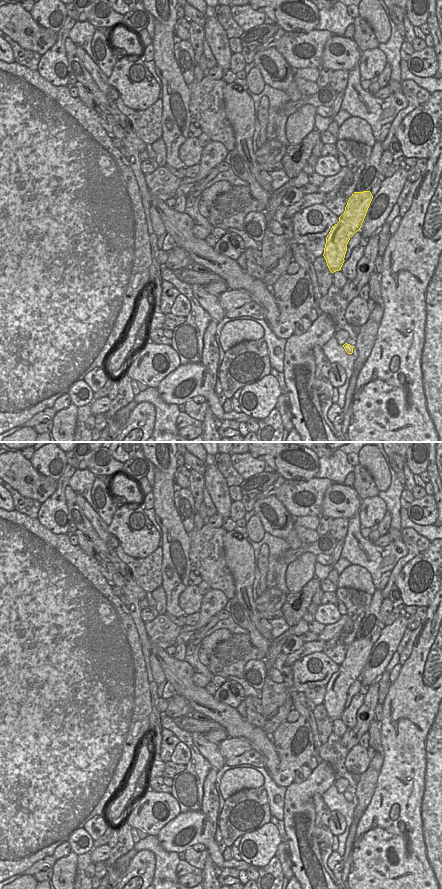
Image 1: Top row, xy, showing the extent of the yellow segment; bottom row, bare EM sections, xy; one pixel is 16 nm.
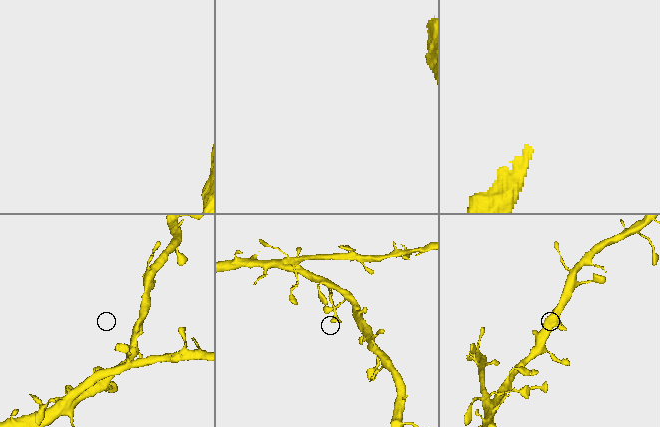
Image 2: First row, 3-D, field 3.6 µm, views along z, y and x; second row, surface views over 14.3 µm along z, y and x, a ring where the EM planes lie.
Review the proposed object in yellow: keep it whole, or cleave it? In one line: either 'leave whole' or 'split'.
leave whole

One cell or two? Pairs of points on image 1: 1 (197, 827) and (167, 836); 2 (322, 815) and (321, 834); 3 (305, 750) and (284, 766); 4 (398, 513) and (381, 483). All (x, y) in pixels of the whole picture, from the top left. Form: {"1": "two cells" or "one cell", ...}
{"1": "one cell", "2": "one cell", "3": "one cell", "4": "two cells"}

